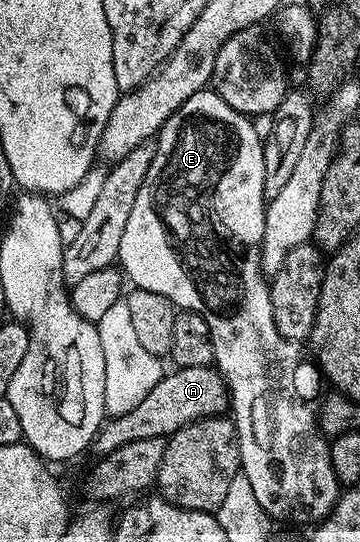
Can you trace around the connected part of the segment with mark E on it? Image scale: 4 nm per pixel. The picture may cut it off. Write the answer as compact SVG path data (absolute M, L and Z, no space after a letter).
M212 89L197 91L168 117L168 121L162 126L156 136L158 148L152 157L152 165L148 165L148 177L144 177L144 185L140 185L140 193L136 193L136 205L132 205L132 214L128 217L128 225L124 229L124 238L120 240L117 262L124 272L127 280L140 289L148 289L148 293L160 293L160 297L168 297L175 308L191 311L204 321L208 321L208 329L214 346L213 366L217 368L226 383L229 392L229 414L238 434L238 443L241 453L241 470L251 482L252 493L260 507L270 515L271 520L288 521L290 523L317 524L325 519L333 511L340 494L340 484L332 469L330 444L327 436L323 435L318 427L318 413L320 410L319 399L323 394L324 376L317 362L310 361L305 367L302 364L302 343L293 343L285 339L276 329L276 323L272 317L272 297L267 276L262 274L262 242L264 241L264 217L266 216L267 200L264 197L264 140L258 135L253 122L247 116L236 113L224 97L220 97Z

